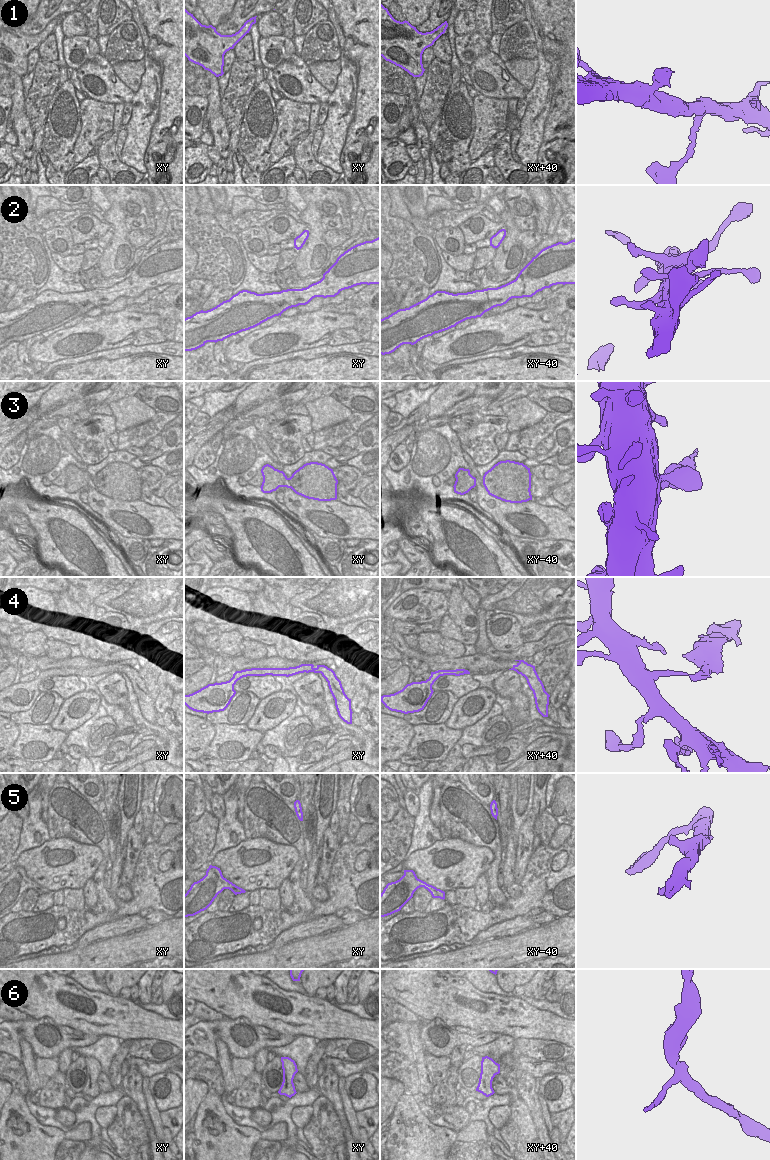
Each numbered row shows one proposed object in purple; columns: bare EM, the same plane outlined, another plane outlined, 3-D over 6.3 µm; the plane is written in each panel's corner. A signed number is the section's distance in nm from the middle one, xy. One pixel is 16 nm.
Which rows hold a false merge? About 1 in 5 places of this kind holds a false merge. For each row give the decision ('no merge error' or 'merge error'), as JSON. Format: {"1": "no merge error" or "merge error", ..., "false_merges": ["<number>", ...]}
{"1": "no merge error", "2": "no merge error", "3": "no merge error", "4": "merge error", "5": "merge error", "6": "no merge error", "false_merges": ["4", "5"]}

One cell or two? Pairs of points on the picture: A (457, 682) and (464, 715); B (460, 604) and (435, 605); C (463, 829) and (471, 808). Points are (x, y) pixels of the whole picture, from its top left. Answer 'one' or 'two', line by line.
A: two
B: two
C: one

